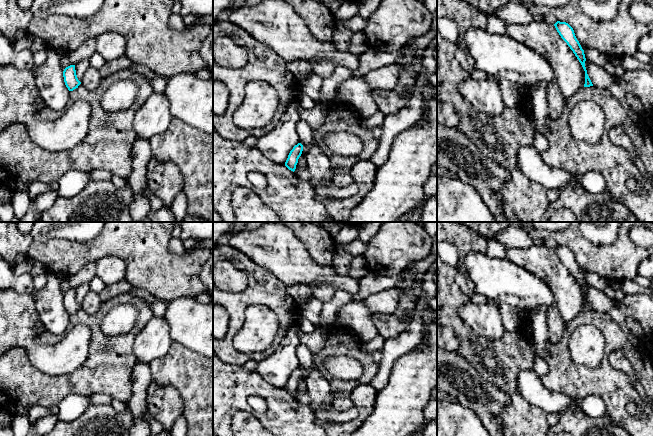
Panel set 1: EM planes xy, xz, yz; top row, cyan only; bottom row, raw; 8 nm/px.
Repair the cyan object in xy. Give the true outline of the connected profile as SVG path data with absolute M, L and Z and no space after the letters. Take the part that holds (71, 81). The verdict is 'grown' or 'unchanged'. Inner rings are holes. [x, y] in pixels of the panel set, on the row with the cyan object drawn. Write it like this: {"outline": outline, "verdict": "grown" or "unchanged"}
{"outline": "M75 65L66 67L63 71L63 77L69 91L73 91L81 84L76 75Z", "verdict": "unchanged"}

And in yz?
{"outline": "M557 21L554 24L557 32L561 36L561 38L567 43L570 49L573 51L579 62L581 63L584 71L585 71L585 84L584 87L593 86L585 67L585 54L584 50L582 49L579 41L577 40L573 28L566 22Z", "verdict": "unchanged"}

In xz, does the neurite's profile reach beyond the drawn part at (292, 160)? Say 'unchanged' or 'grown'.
unchanged

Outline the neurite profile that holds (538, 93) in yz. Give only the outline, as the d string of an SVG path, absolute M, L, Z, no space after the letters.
M540 82L533 85L530 90L530 95L533 105L533 115L531 116L534 127L543 136L547 136L549 127L547 125L548 119L548 105L547 105L547 83Z

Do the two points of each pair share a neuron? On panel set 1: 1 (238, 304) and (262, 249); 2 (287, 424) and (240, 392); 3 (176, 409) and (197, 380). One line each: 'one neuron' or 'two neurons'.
1: two neurons
2: one neuron
3: two neurons

